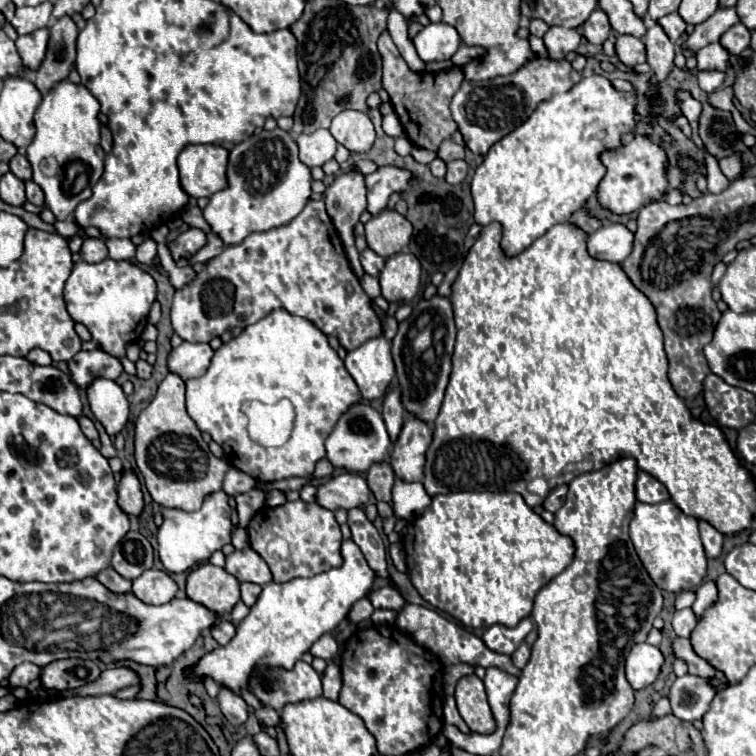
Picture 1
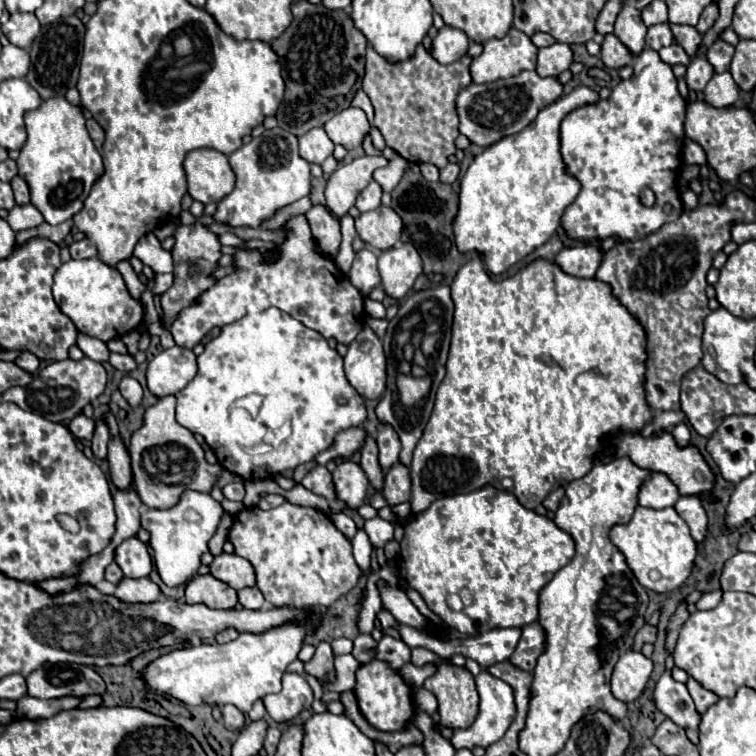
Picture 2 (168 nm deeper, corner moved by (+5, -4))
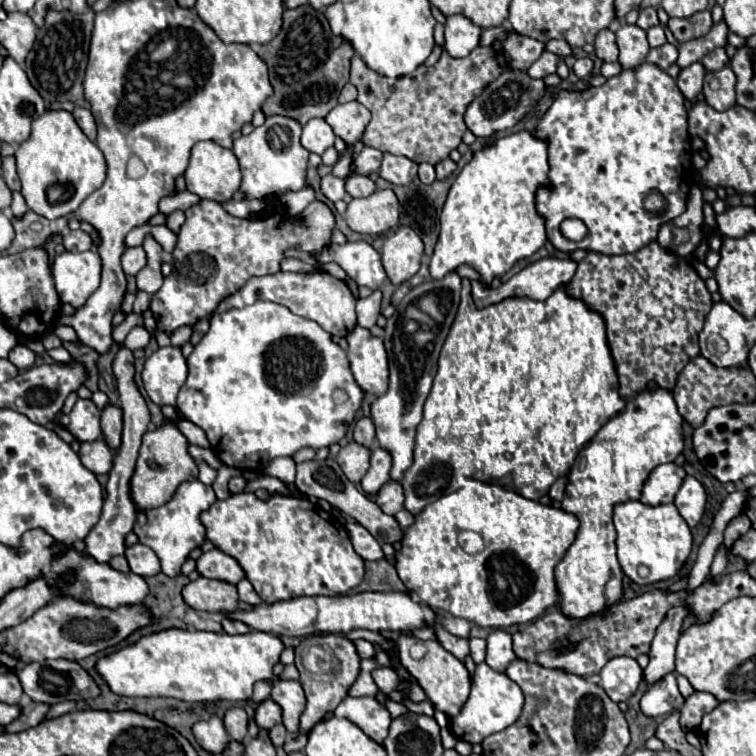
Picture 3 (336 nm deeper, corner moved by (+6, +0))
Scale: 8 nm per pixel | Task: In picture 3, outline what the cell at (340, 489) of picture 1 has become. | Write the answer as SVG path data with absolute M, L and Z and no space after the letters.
M348 442L346 446L340 448L336 460L338 460L342 472L346 474L346 478L350 482L358 484L362 480L362 476L368 472L370 450L362 448L362 444L358 444L358 442Z

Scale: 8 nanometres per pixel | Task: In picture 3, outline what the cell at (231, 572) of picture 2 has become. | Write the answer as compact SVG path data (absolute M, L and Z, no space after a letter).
M216 548L210 552L204 552L196 560L196 570L204 578L216 578L216 580L224 580L230 584L238 584L244 578L244 570L240 568L240 564L232 556Z

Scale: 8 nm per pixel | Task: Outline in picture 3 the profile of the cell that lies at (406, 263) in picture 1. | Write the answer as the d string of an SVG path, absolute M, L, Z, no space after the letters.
M400 226L392 236L384 240L382 262L392 284L400 286L418 272L422 252L422 240L410 226Z

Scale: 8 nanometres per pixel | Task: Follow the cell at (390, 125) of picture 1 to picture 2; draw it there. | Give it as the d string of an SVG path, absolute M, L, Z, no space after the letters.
M385 148L383 156L389 160L389 164L385 167L377 168L373 172L373 180L379 182L379 186L383 188L383 192L391 193L391 190L399 184L399 180L403 176L403 172L407 170L409 162L403 160L399 154L391 152L391 148Z

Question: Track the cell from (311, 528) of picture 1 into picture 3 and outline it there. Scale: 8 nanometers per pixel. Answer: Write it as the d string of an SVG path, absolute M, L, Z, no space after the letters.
M240 492L226 500L216 500L206 512L202 512L200 520L206 528L206 538L242 566L246 578L266 604L298 596L346 594L350 588L358 586L364 576L364 560L354 552L346 528L308 498L272 494L268 500L260 500L252 492Z

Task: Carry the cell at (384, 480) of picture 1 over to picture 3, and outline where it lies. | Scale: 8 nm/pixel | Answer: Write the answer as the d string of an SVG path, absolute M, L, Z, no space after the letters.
M362 416L356 426L354 426L354 440L366 448L372 448L374 446L374 440L376 440L376 434L374 434L374 424L370 418Z

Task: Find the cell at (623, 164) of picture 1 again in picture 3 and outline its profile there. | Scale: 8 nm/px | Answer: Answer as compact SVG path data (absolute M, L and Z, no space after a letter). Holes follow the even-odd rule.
M644 62L638 68L624 70L618 76L608 78L598 88L590 86L582 92L560 90L532 134L548 142L550 166L550 186L538 188L534 202L538 214L546 220L548 240L560 252L572 252L576 248L600 254L636 252L638 248L650 244L650 240L656 240L658 230L664 222L674 220L686 210L686 200L694 184L688 110L674 78L670 78L662 68L654 64ZM650 190L660 190L666 196L668 208L664 216L652 216L642 208L642 198ZM566 218L578 218L586 224L588 234L584 240L572 242L562 236L560 224Z

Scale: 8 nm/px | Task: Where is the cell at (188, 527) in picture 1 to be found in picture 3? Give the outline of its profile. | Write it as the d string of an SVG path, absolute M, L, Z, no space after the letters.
M188 480L178 486L174 498L168 504L164 504L162 508L138 512L134 532L138 534L142 544L146 544L148 548L152 548L156 552L156 556L160 558L162 572L166 576L170 576L170 578L178 576L188 554L204 542L206 530L200 522L200 512L210 508L214 504L214 500L216 500L216 494L214 494L212 486L206 486L200 480Z

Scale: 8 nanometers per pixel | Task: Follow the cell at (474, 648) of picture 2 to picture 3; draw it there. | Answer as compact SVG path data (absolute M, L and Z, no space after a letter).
M492 630L488 640L488 652L486 652L486 664L494 668L496 672L504 672L508 664L516 658L512 650L512 636L504 630Z

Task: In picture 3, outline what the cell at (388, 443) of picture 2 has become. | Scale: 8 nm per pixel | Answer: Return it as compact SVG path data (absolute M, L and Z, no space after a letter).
M374 448L372 458L370 458L370 468L368 468L366 476L360 482L362 490L370 496L376 494L390 480L390 466L392 466L390 454L380 450L380 448Z

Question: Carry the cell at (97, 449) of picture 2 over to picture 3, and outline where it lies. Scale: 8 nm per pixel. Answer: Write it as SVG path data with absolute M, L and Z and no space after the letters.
M94 440L94 442L82 442L80 444L80 452L78 452L82 464L98 474L108 474L112 470L112 458L114 452L108 448L108 444L104 440Z

